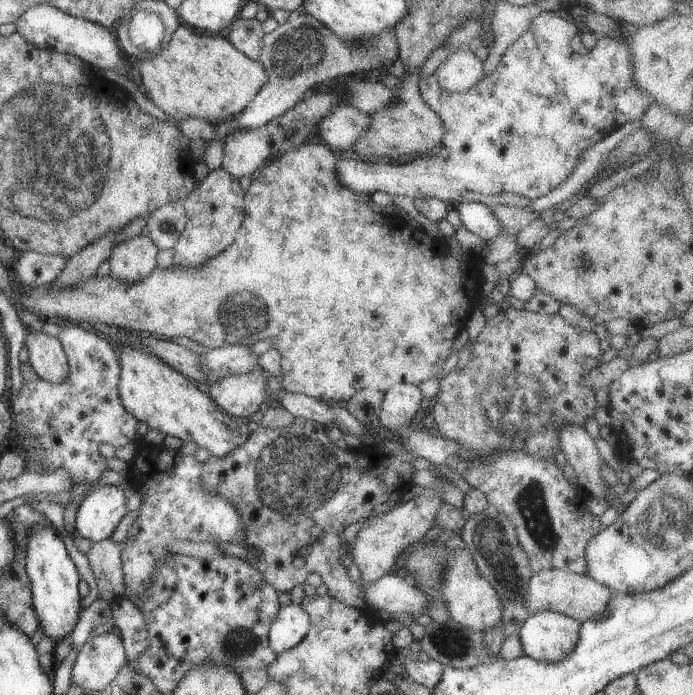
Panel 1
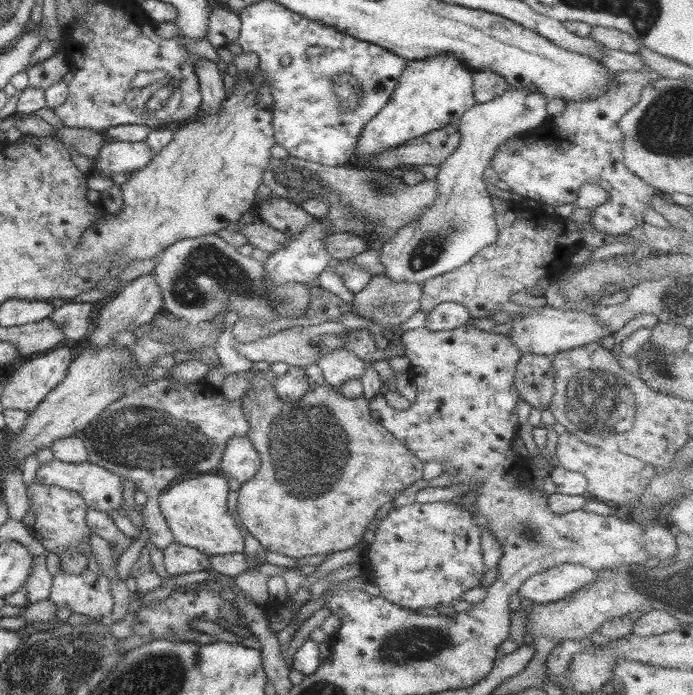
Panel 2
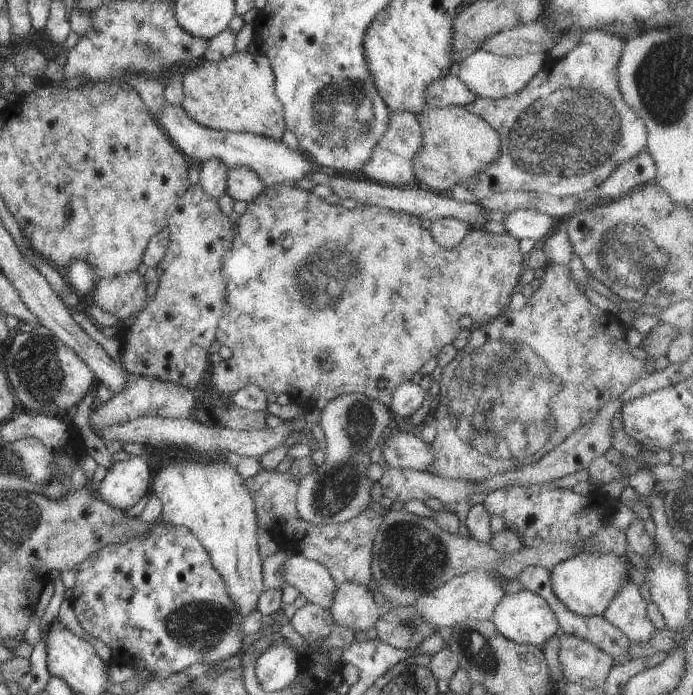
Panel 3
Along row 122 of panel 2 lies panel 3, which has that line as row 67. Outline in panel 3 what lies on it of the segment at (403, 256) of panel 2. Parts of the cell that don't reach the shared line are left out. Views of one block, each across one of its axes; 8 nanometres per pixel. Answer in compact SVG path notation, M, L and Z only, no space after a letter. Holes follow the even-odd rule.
M484 49L469 54L457 67L455 73L478 97L499 99L509 97L524 88L524 85L549 61L548 54L528 53L520 57L504 57Z

